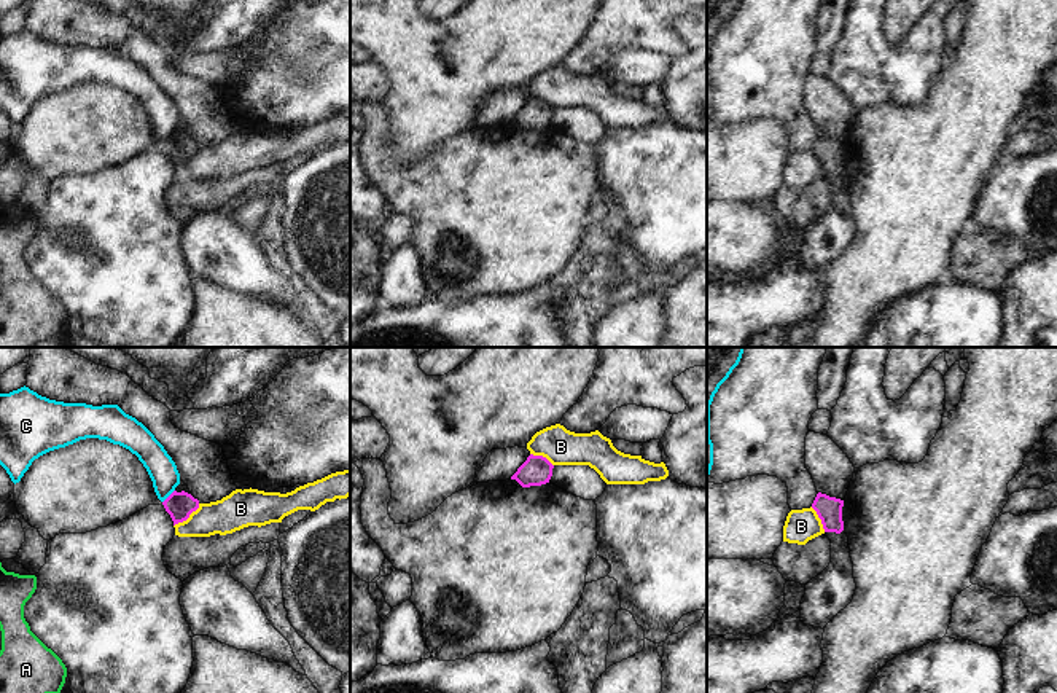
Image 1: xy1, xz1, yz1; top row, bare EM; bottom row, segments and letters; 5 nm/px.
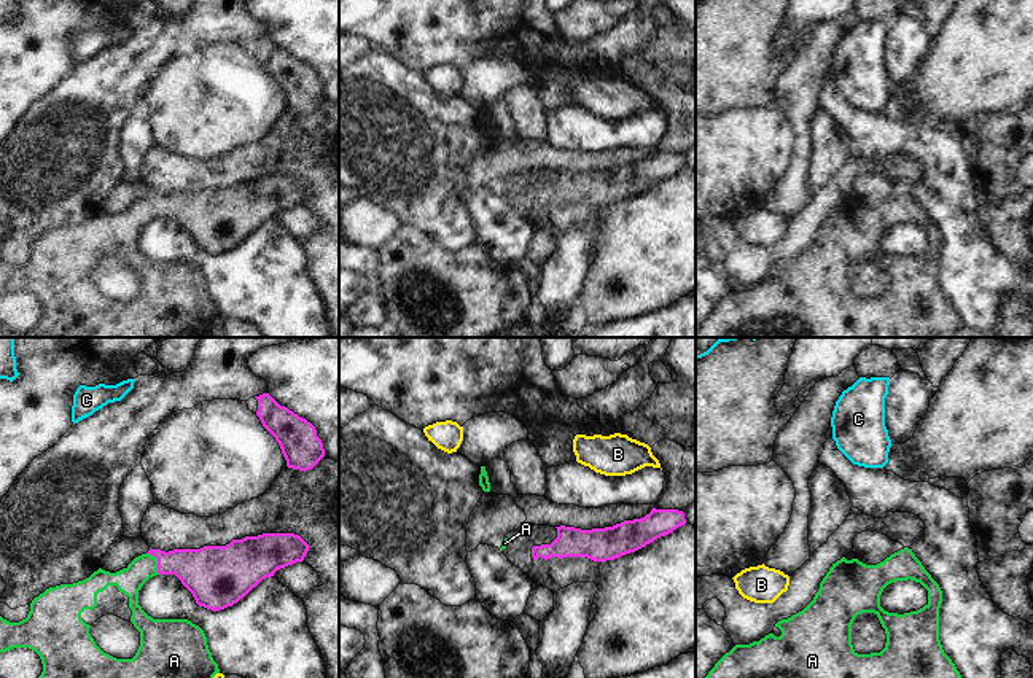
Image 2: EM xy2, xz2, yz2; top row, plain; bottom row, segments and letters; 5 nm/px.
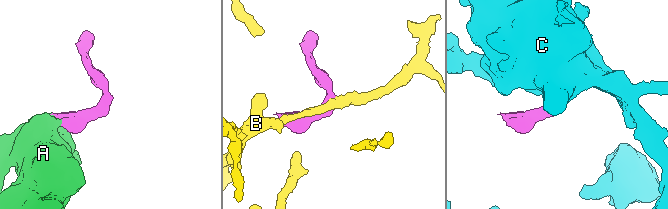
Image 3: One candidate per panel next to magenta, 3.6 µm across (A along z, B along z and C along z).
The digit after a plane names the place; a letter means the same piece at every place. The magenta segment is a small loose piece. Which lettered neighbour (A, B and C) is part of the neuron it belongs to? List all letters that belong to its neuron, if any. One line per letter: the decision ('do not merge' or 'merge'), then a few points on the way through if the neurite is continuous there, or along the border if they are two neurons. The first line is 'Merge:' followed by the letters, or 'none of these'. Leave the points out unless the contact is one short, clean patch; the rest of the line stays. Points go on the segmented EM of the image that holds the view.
Merge: A
A: merge
B: do not merge | along xy1 (199, 504), (185, 520), (174, 526)
C: do not merge | along xy1 (174, 489), (163, 502)

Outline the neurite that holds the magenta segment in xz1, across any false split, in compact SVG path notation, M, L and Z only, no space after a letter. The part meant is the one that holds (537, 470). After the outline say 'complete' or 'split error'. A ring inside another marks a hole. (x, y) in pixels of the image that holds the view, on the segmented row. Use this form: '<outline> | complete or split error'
M530 454L527 460L511 476L522 487L541 486L549 483L554 465L543 456Z | complete

